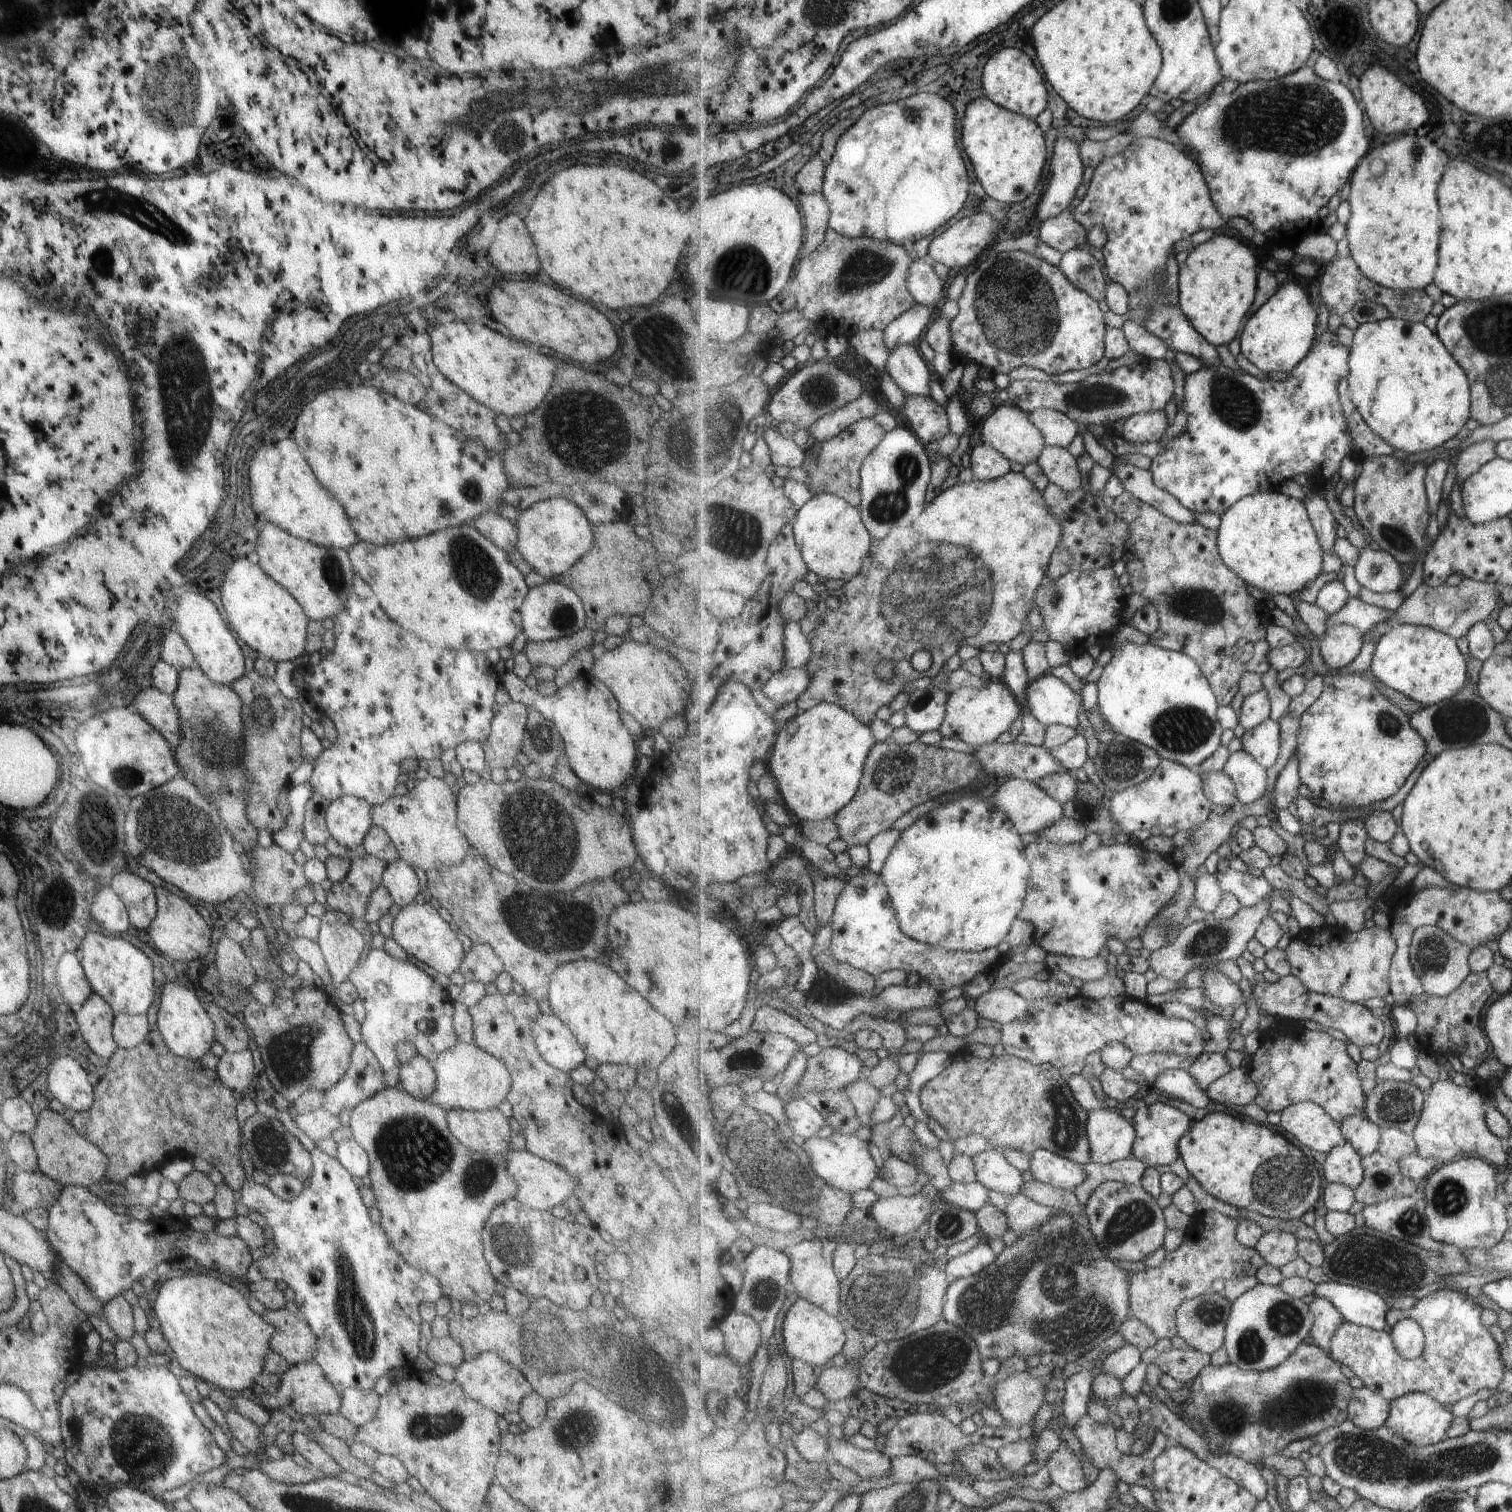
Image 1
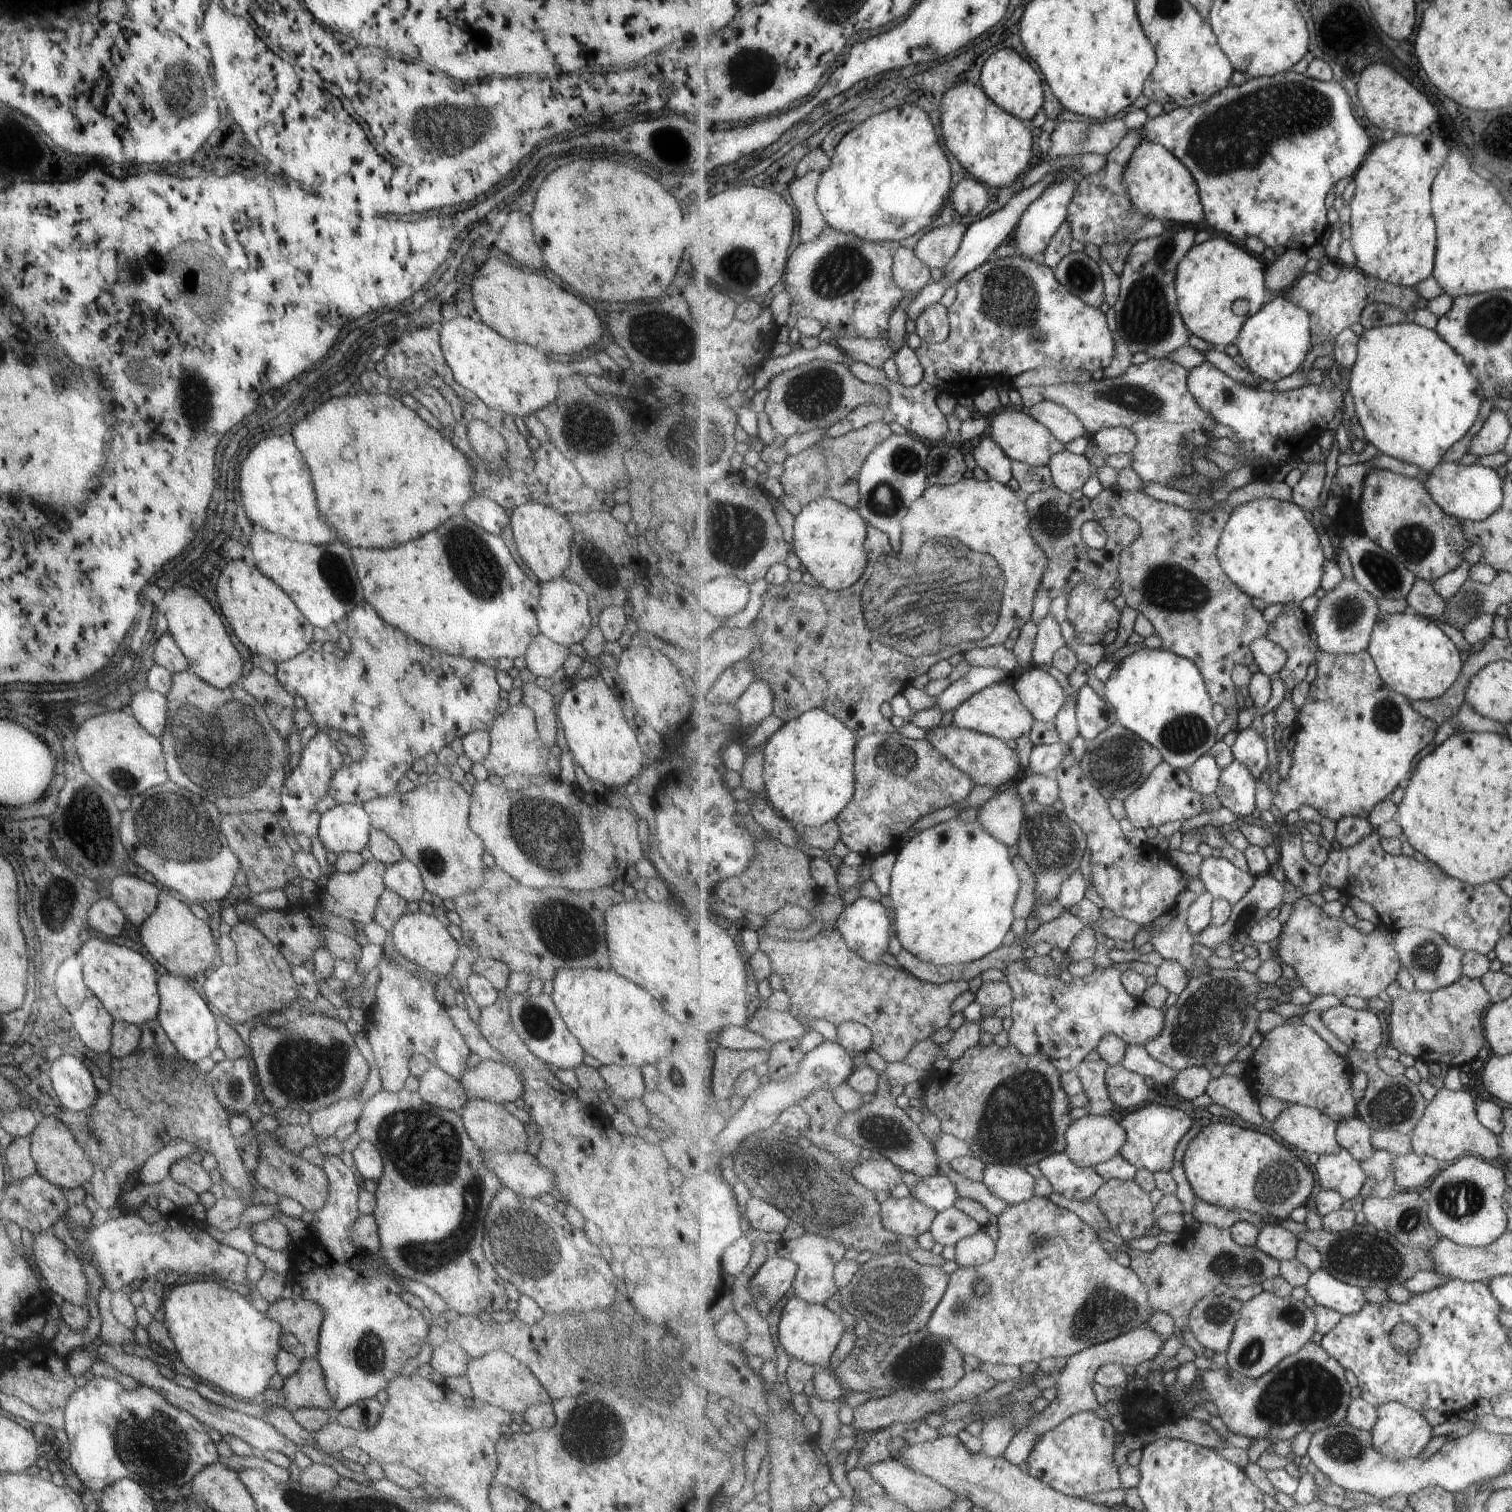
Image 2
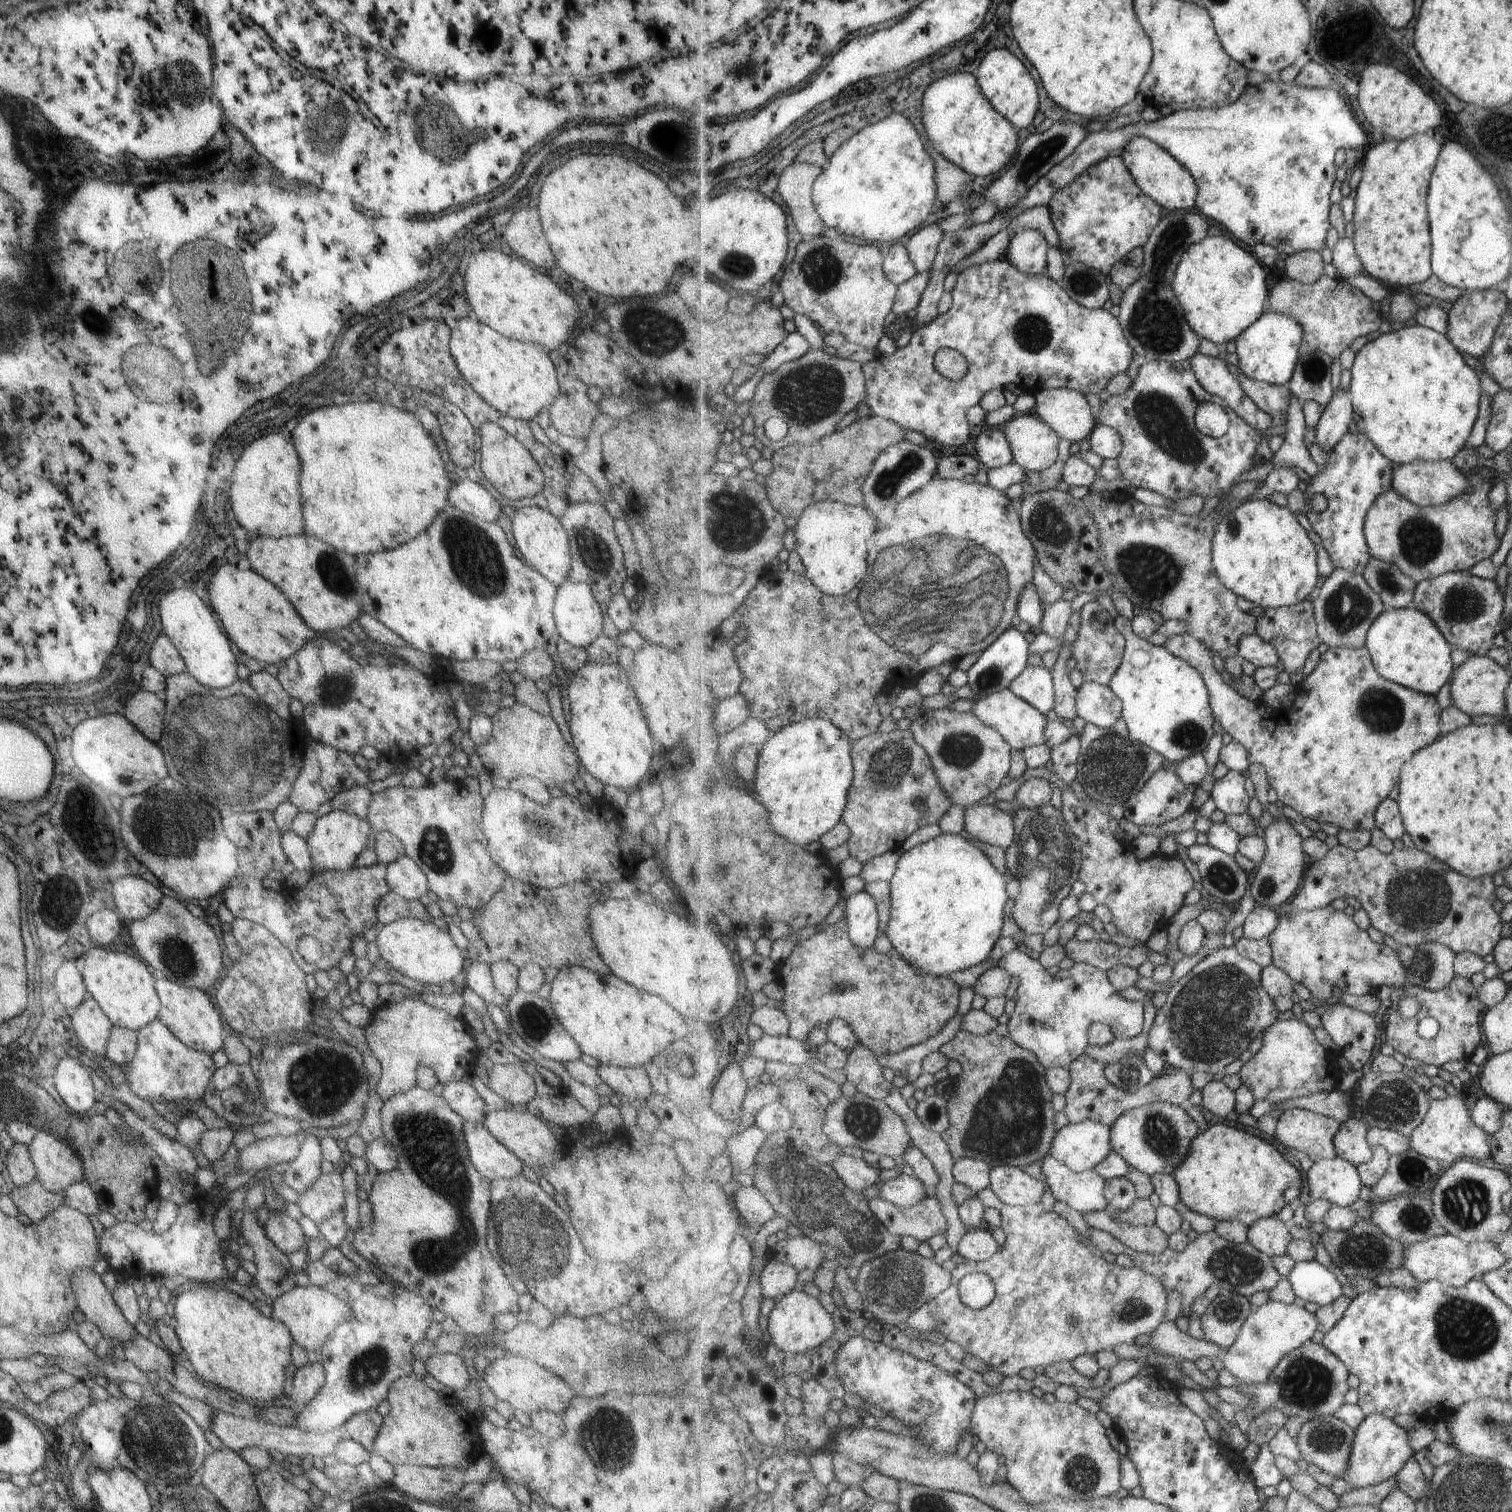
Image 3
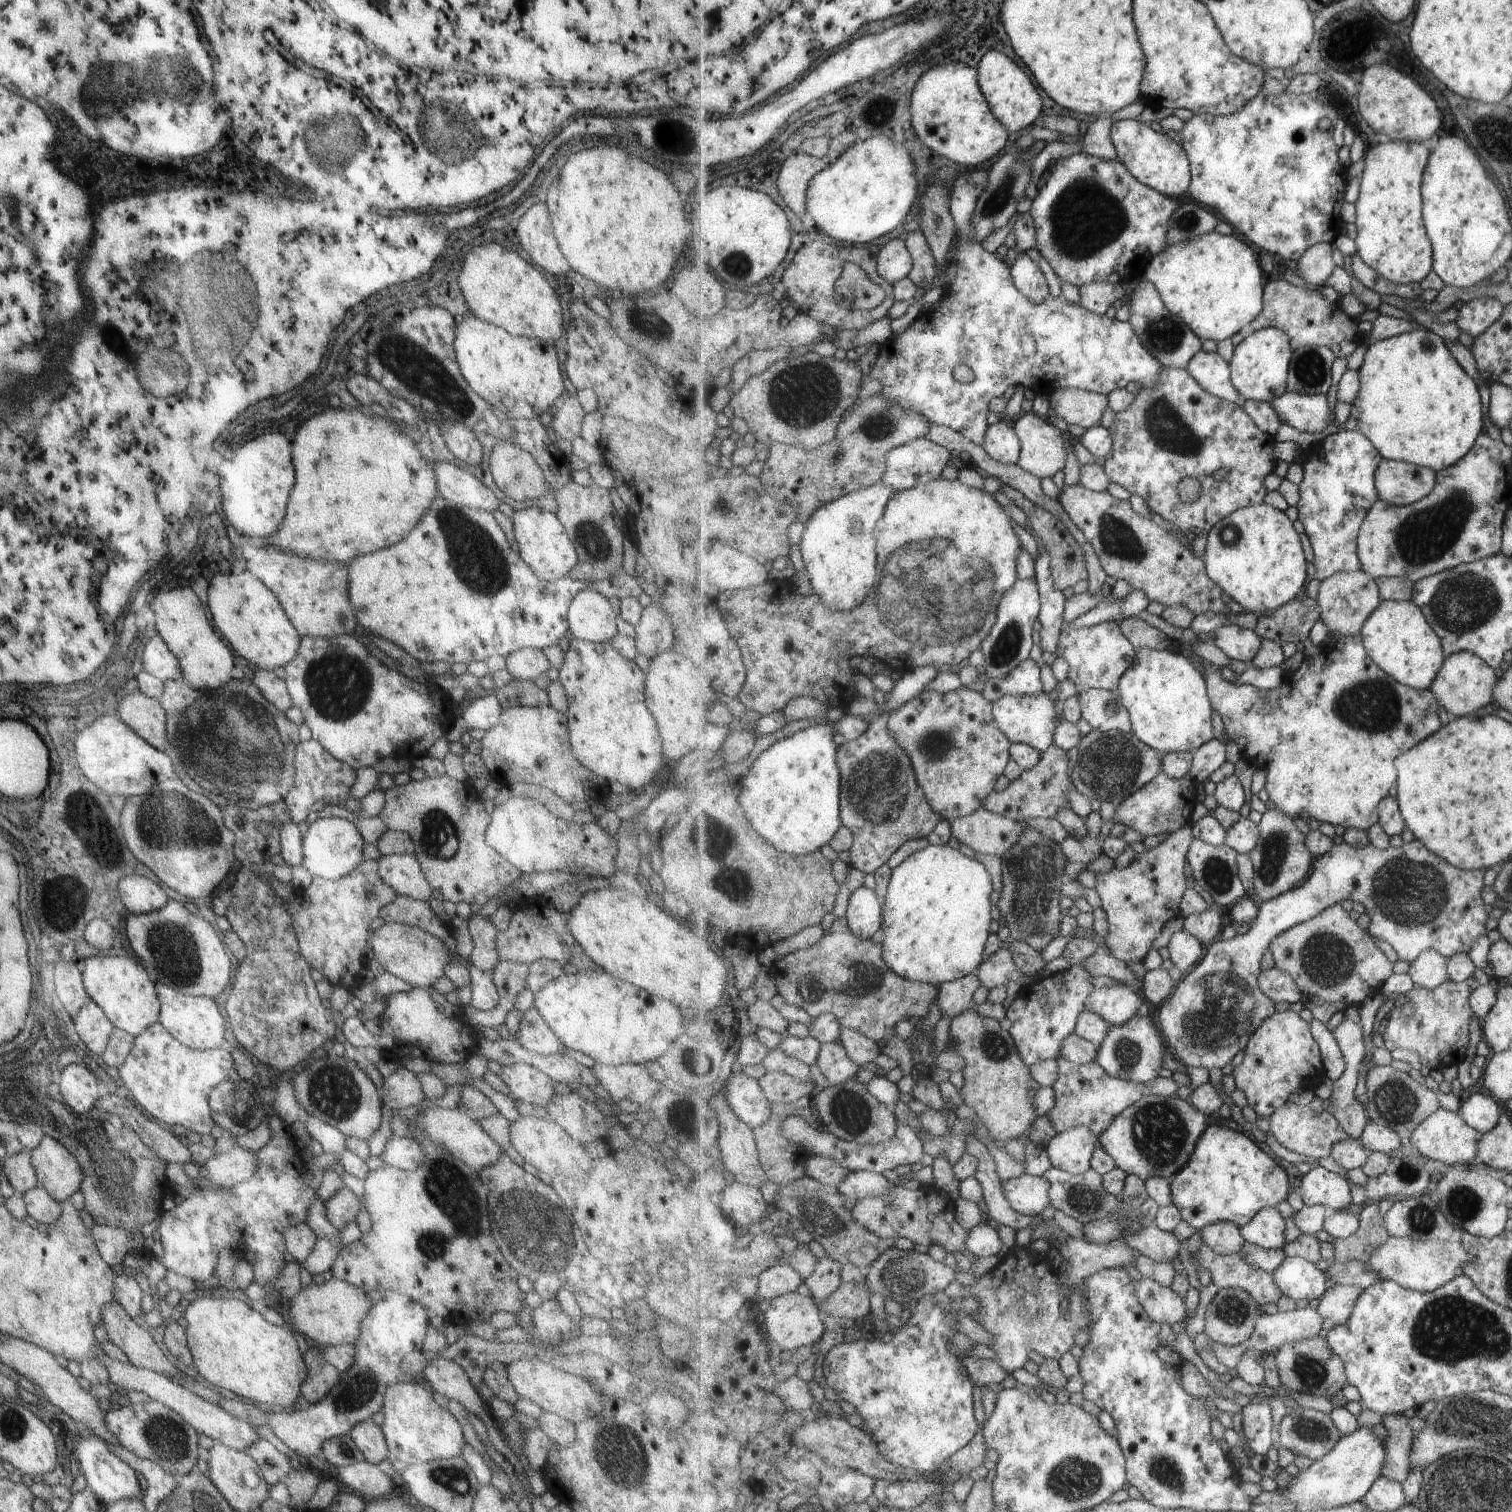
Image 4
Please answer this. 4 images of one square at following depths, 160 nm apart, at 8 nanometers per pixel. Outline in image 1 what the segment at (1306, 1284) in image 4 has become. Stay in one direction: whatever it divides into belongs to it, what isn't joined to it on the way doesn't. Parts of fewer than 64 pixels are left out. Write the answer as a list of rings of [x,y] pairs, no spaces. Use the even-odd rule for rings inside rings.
[[[1335,1281],[1316,1283],[1314,1294],[1329,1299],[1348,1323],[1385,1330],[1389,1306],[1376,1292]]]

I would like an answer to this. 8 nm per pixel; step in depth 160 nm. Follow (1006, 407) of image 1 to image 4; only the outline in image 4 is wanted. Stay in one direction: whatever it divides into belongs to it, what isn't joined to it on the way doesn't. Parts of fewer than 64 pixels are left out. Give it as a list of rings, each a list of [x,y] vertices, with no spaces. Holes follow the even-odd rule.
[[[1025,412],[1013,421],[1013,425],[1022,444],[1022,453],[1018,465],[1023,470],[1040,479],[1053,478],[1057,472],[1061,472],[1067,466],[1069,447],[1065,446],[1065,441],[1068,442],[1068,436],[1060,432],[1047,418],[1033,412]]]

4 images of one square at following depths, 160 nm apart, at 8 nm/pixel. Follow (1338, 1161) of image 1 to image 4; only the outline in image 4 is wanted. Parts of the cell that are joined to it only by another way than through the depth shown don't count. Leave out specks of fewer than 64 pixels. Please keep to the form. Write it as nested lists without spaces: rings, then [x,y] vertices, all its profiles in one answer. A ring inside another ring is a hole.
[[[1319,1166],[1304,1175],[1297,1192],[1307,1205],[1325,1205],[1338,1211],[1353,1202],[1349,1182],[1342,1175]]]

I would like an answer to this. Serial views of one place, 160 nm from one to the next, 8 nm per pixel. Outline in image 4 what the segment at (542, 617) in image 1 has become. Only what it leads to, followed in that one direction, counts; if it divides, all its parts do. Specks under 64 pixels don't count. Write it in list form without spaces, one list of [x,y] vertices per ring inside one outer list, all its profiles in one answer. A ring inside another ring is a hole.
[[[589,588],[577,591],[566,610],[566,623],[573,639],[602,643],[615,633],[618,614],[609,601]]]

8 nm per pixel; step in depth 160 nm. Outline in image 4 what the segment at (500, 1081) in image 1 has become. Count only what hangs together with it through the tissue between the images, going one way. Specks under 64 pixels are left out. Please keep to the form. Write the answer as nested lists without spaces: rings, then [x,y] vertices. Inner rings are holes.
[[[511,1063],[500,1067],[499,1080],[509,1090],[509,1096],[517,1102],[544,1107],[554,1094],[560,1093],[560,1086],[534,1066]]]

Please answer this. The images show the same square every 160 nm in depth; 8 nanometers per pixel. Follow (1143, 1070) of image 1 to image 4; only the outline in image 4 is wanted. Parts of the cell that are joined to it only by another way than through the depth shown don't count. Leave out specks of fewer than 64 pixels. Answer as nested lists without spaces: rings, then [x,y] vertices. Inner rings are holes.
[[[1417,838],[1400,847],[1389,845],[1386,849],[1377,848],[1371,842],[1366,847],[1354,847],[1345,842],[1335,845],[1327,854],[1316,857],[1312,872],[1295,889],[1264,901],[1259,907],[1256,921],[1244,935],[1227,940],[1219,938],[1206,947],[1203,958],[1188,974],[1182,976],[1174,993],[1161,1005],[1157,1020],[1160,1034],[1169,1052],[1181,1060],[1185,1069],[1197,1066],[1213,1070],[1227,1066],[1231,1058],[1239,1054],[1239,1050],[1244,1051],[1252,1034],[1266,1018],[1276,1012],[1275,1001],[1261,990],[1259,984],[1263,972],[1262,960],[1264,954],[1269,952],[1272,940],[1286,930],[1315,918],[1341,900],[1351,900],[1364,905],[1371,920],[1369,933],[1373,938],[1389,943],[1398,958],[1409,966],[1424,950],[1440,952],[1448,959],[1455,954],[1469,952],[1473,942],[1487,932],[1485,926],[1489,913],[1485,910],[1485,900],[1481,896],[1485,888],[1485,872],[1487,869],[1458,869],[1429,850],[1429,847]]]

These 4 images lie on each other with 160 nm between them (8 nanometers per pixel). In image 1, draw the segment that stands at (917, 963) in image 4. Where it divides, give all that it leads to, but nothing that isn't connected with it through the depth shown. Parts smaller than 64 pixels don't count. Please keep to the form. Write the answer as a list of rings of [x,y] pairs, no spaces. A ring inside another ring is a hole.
[[[969,792],[965,798],[957,798],[955,801],[946,802],[941,808],[930,812],[927,816],[915,822],[913,826],[903,830],[879,873],[885,886],[888,886],[888,893],[892,898],[892,903],[896,906],[901,930],[904,930],[904,933],[909,935],[909,938],[950,951],[979,953],[999,946],[1001,942],[1005,941],[1007,934],[1011,932],[1011,924],[1015,922],[1015,918],[1018,918],[1018,914],[1024,908],[1024,900],[1027,896],[1028,886],[1032,878],[1032,866],[1024,853],[1026,845],[1023,844],[1021,833],[1015,828],[1012,820],[1004,810],[993,804],[989,798],[987,800],[979,800],[977,796]]]

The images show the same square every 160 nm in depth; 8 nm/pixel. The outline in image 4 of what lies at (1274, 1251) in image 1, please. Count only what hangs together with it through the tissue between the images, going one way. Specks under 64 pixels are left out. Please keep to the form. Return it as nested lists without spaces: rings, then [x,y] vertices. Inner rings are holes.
[[[1275,1207],[1261,1209],[1252,1221],[1240,1227],[1247,1242],[1259,1245],[1266,1249],[1283,1248],[1285,1240],[1286,1218]]]

